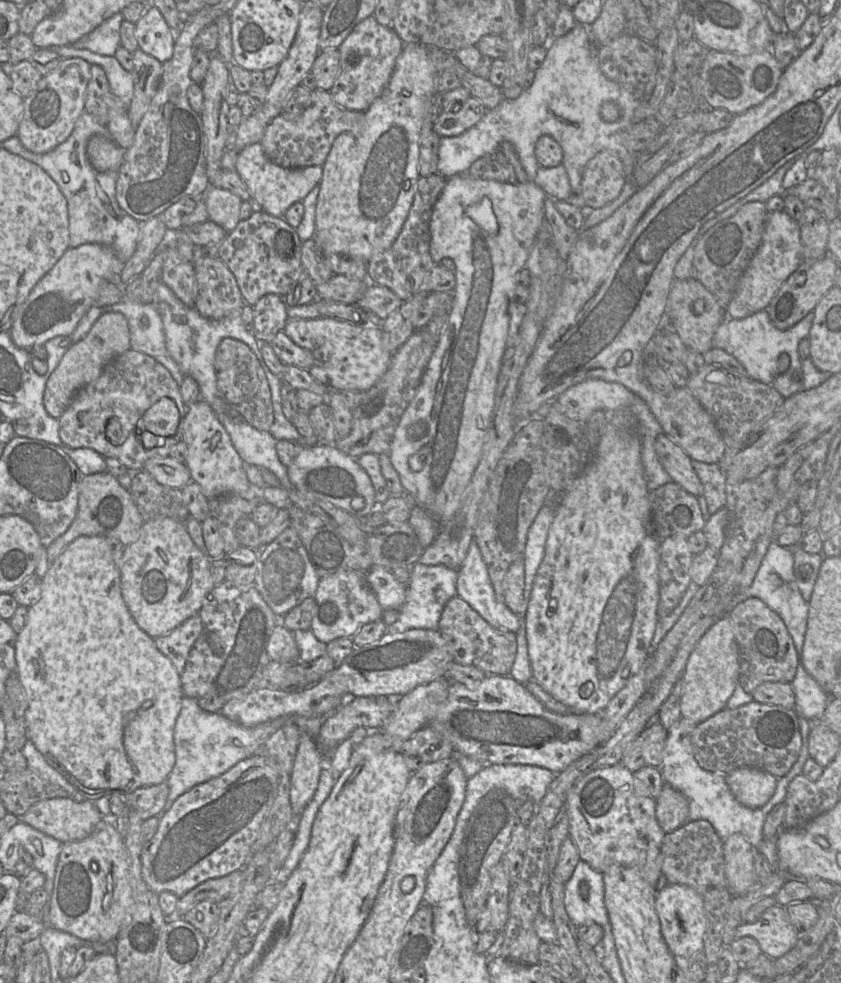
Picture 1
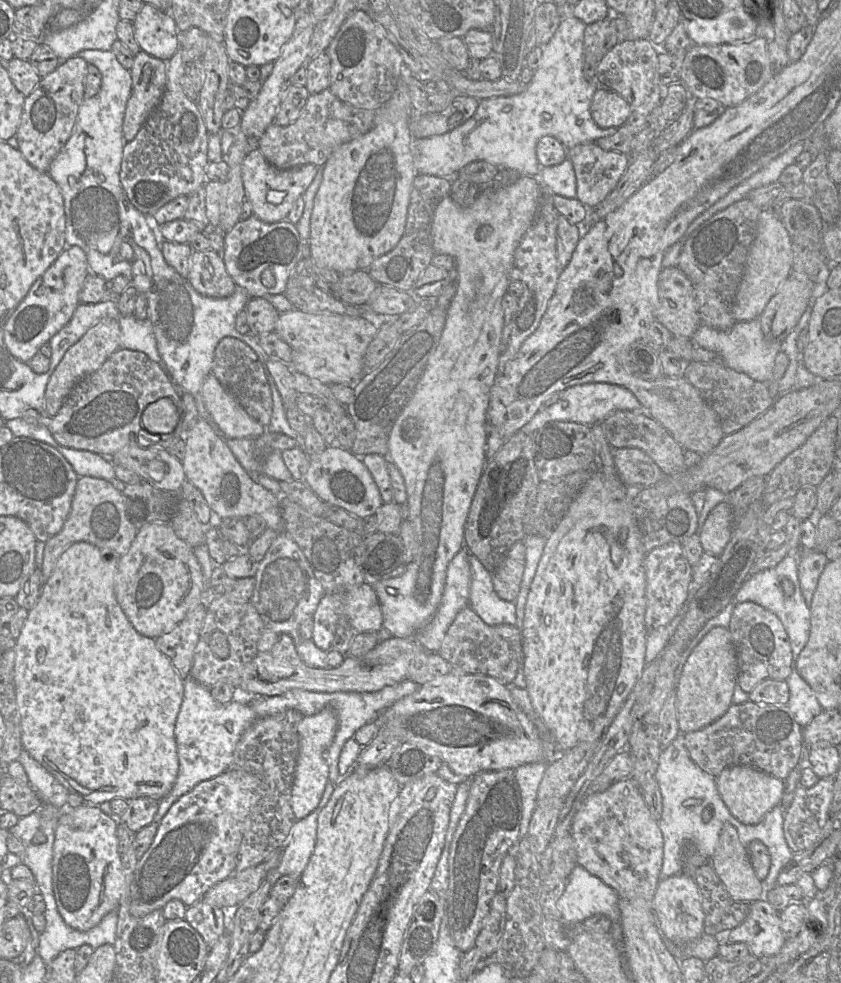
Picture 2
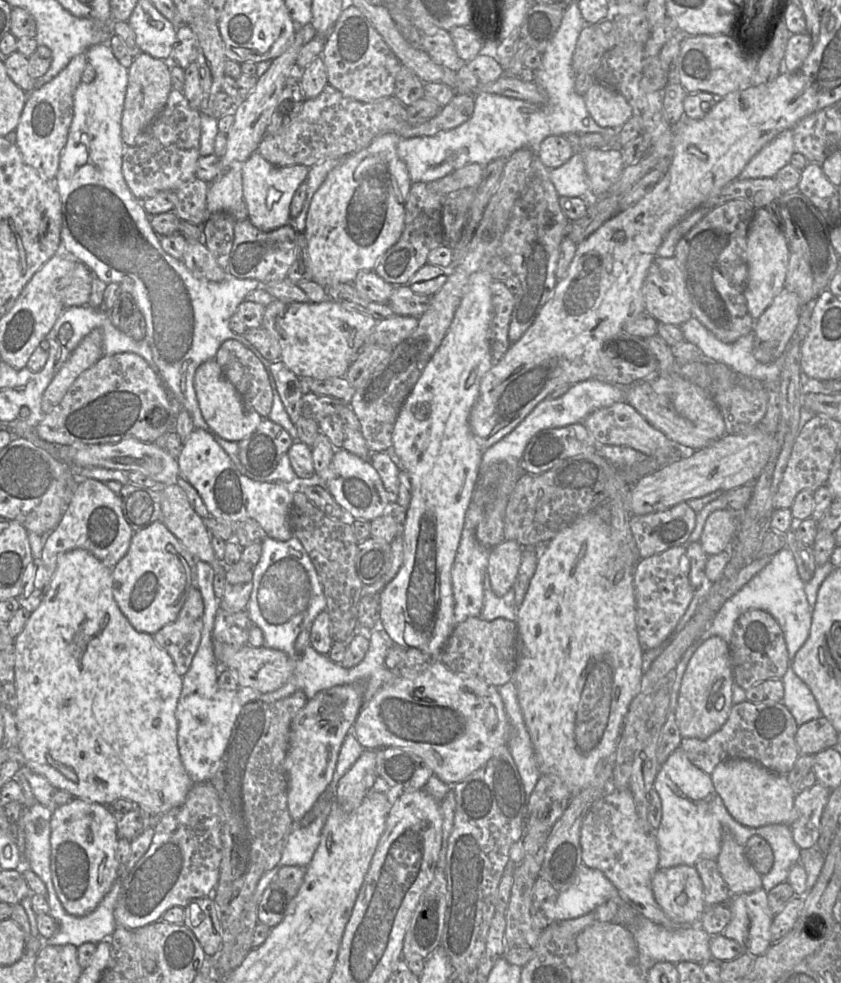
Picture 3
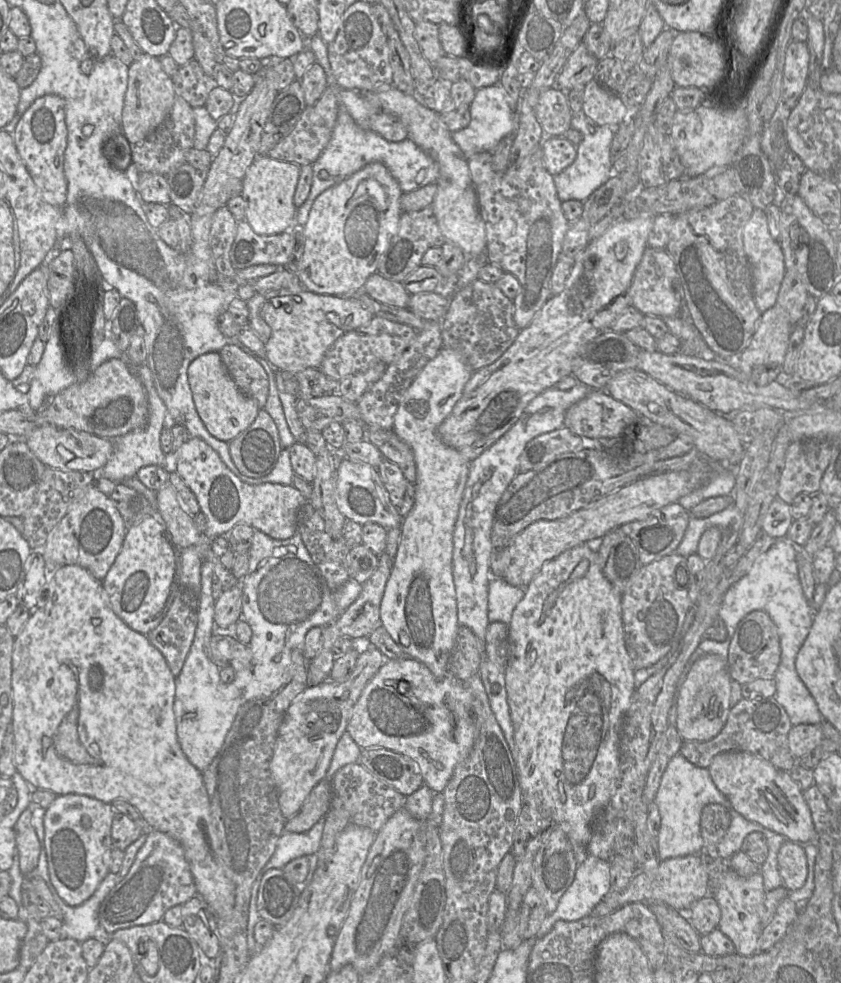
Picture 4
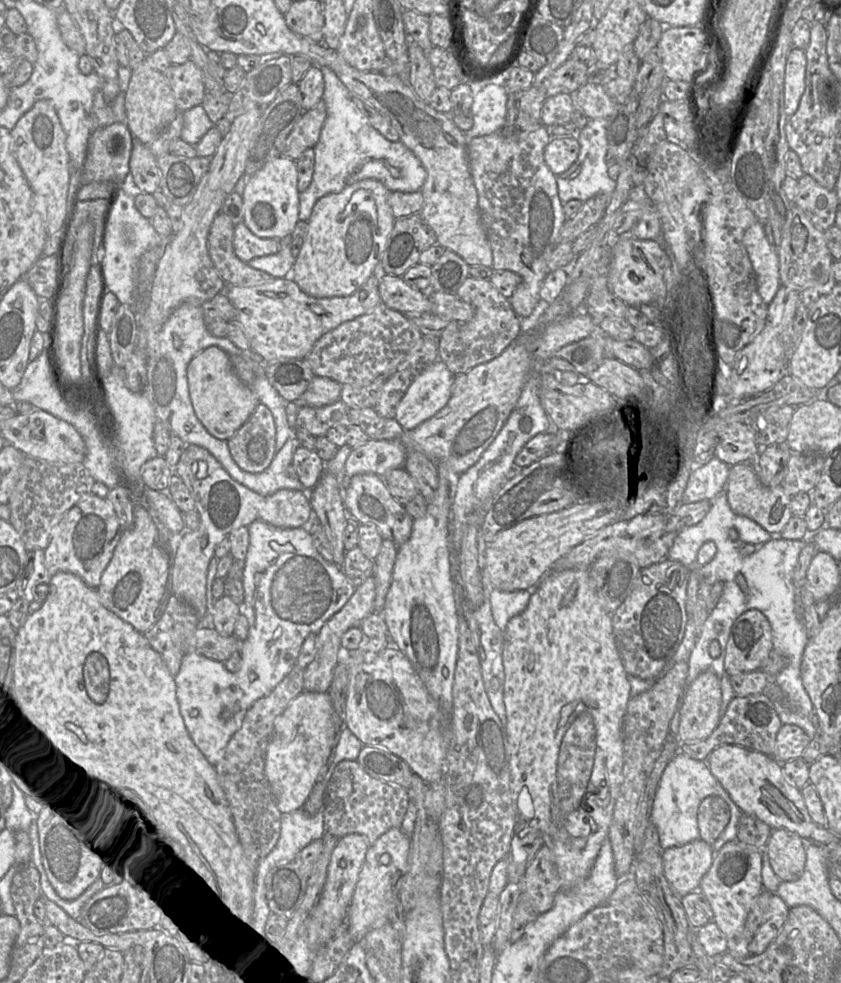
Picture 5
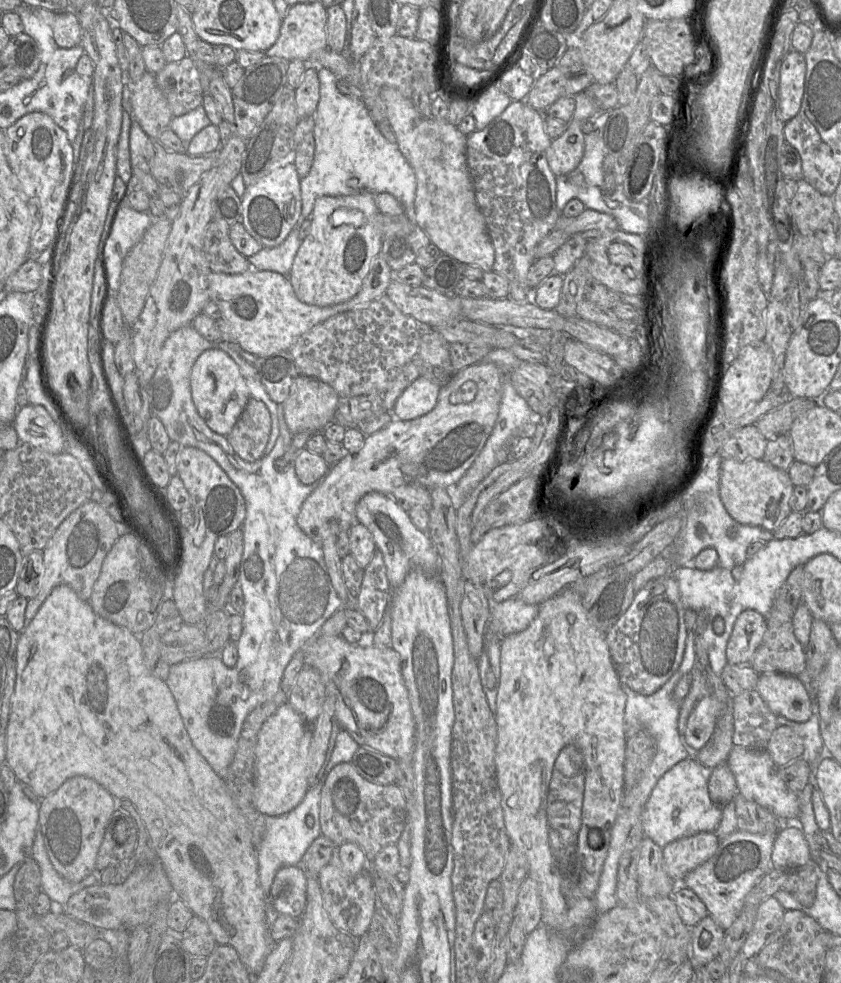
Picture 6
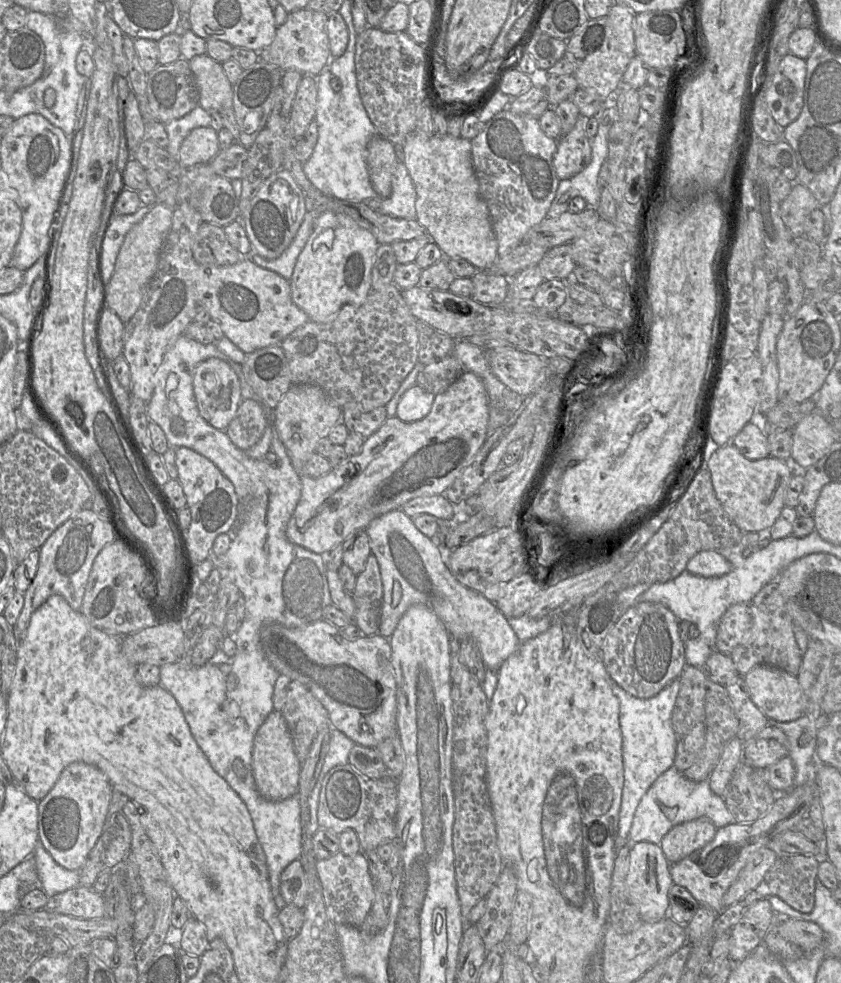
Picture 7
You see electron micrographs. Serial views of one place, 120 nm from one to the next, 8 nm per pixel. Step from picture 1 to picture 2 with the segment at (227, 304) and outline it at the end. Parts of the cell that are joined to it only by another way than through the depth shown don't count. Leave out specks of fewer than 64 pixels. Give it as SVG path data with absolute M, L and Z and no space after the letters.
M214 250L192 253L188 281L199 294L211 298L229 297L237 288L234 280L227 272L223 257Z

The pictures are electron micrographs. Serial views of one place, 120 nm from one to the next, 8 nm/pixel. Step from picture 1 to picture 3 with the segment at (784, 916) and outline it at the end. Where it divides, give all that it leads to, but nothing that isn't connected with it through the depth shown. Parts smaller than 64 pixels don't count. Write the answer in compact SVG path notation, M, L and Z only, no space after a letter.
M762 887L752 893L731 896L731 919L722 934L735 940L745 954L757 957L772 944L770 927L774 917Z

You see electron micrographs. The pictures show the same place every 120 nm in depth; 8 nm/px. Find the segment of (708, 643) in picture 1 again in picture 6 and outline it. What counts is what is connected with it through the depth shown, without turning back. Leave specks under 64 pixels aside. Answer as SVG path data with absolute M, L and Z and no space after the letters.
M711 695L700 699L690 713L684 741L694 752L711 740L720 717L720 703Z

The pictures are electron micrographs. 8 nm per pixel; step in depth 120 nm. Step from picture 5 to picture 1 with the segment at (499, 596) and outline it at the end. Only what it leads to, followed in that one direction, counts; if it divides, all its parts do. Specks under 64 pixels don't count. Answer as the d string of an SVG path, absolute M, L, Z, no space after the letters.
M473 540L458 570L457 596L467 602L489 625L516 634L518 616L495 597L487 566Z

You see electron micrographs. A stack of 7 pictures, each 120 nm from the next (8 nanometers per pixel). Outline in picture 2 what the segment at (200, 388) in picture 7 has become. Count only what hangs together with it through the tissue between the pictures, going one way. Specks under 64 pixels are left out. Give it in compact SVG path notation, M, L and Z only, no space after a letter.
M210 373L203 382L202 396L218 432L223 437L256 439L265 432L266 427L243 409L213 373Z

